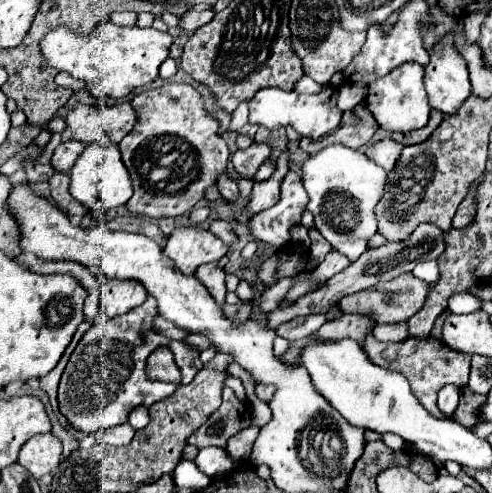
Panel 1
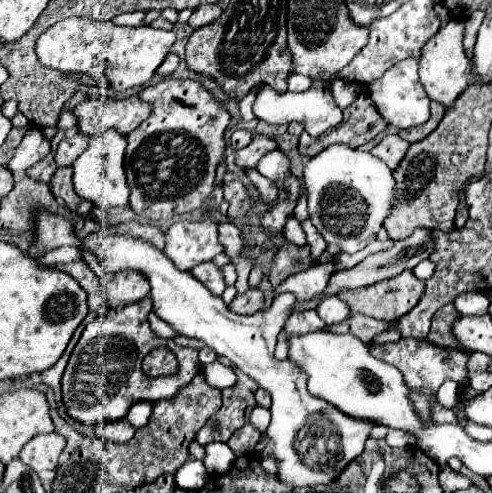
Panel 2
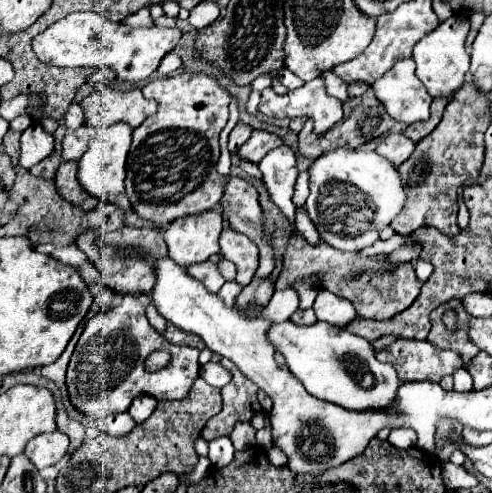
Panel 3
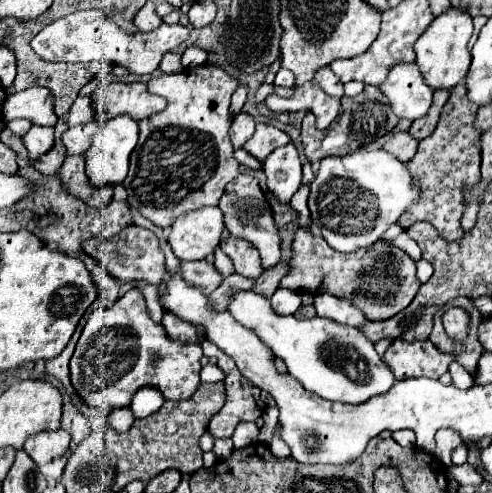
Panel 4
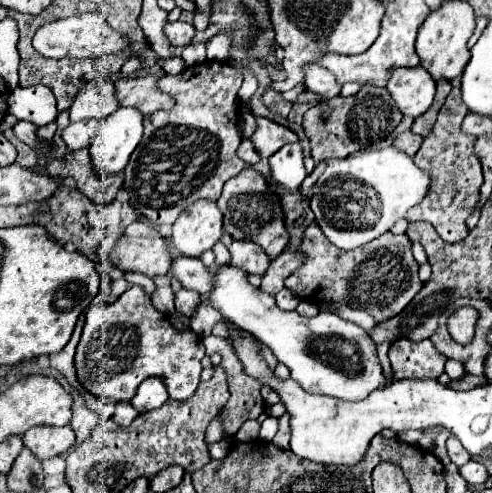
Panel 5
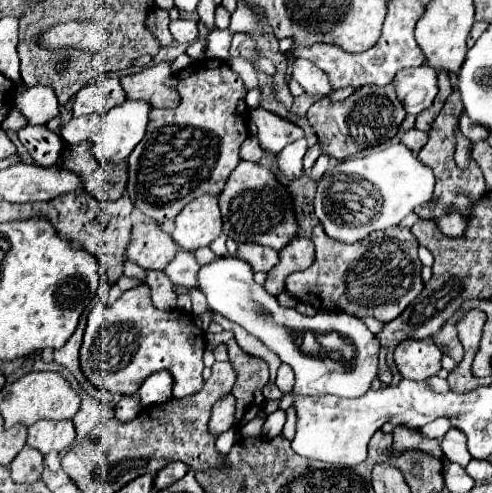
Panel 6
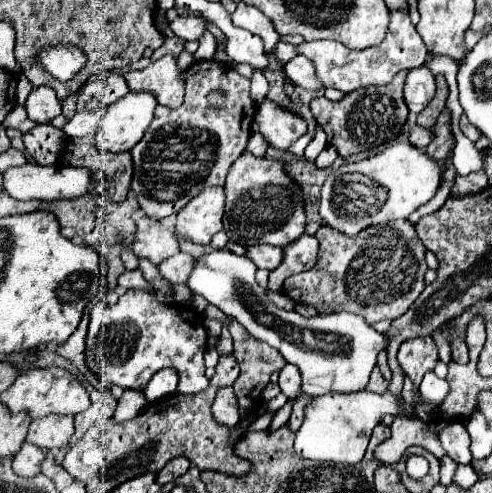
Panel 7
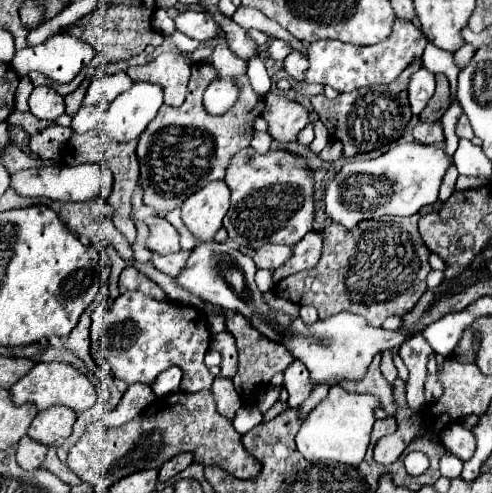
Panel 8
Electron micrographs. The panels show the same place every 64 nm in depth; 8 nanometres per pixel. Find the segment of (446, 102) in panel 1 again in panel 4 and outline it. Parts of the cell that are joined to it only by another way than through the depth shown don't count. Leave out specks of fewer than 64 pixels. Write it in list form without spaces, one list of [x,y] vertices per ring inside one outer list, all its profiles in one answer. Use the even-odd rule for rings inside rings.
[[[450,8],[448,12],[440,14],[432,26],[428,26],[428,32],[424,32],[416,44],[416,66],[420,68],[420,74],[424,76],[424,82],[432,90],[452,90],[458,82],[464,80],[468,68],[470,68],[470,52],[468,52],[468,40],[472,36],[472,18],[468,12],[460,12]]]

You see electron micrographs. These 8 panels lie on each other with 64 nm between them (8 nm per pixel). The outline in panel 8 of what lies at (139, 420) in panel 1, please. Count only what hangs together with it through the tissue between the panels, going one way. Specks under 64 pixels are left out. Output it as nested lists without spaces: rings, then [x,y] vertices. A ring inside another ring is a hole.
[[[172,366],[172,368],[158,374],[158,378],[152,384],[152,392],[156,396],[176,392],[176,390],[180,390],[180,380],[182,380],[182,370],[178,366]]]

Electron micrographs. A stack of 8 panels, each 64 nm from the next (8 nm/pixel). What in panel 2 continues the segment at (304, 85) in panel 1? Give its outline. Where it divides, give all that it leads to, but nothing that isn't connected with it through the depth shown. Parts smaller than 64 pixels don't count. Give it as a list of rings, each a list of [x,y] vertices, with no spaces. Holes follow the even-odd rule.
[[[294,73],[288,78],[288,90],[292,92],[303,92],[308,90],[312,86],[312,78],[306,78],[306,76],[300,76],[300,74]]]

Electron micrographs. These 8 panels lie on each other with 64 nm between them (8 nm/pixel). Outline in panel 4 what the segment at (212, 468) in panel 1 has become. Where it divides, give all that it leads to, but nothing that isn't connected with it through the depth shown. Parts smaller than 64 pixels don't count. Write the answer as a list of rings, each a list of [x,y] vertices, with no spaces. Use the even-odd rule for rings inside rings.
[[[216,438],[216,440],[214,440],[214,448],[212,448],[212,452],[216,454],[218,460],[226,460],[226,458],[230,458],[232,450],[234,450],[234,446],[232,446],[232,438]]]

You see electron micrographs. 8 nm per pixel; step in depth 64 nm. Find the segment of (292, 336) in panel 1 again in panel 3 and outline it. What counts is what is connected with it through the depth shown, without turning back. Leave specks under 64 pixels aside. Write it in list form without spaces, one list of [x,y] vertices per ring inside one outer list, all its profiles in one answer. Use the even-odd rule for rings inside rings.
[[[310,308],[310,310],[298,310],[292,318],[290,318],[292,322],[296,322],[296,324],[314,324],[316,322],[316,314],[314,314],[314,310]]]

